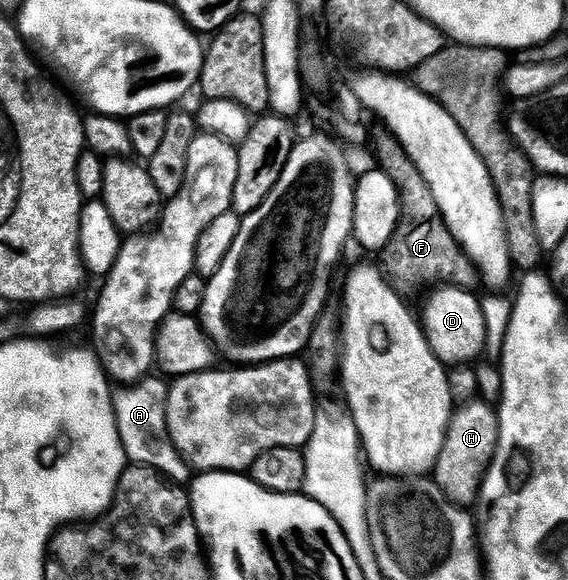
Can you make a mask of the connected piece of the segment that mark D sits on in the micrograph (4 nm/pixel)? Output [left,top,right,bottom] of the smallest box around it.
[421,287,487,366]

